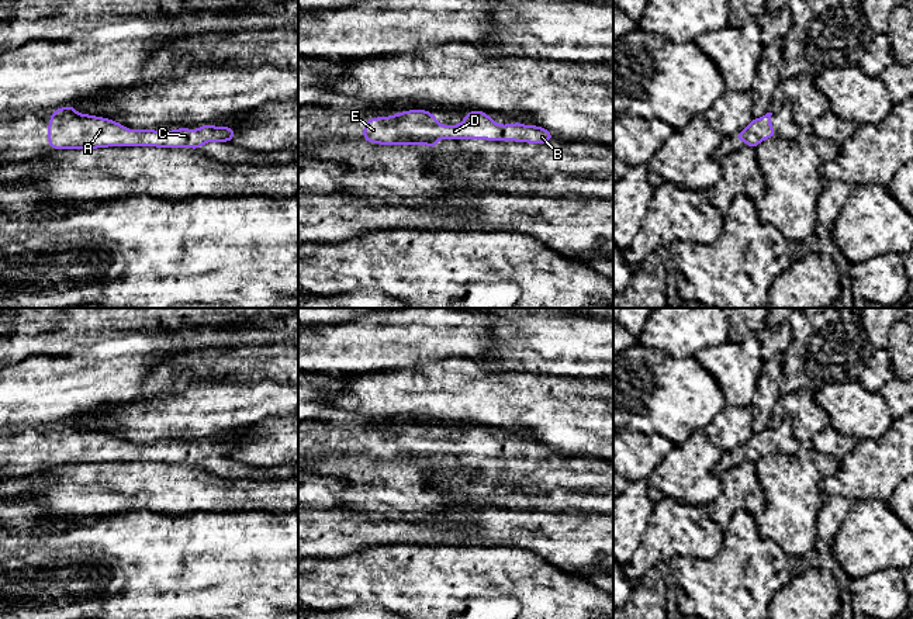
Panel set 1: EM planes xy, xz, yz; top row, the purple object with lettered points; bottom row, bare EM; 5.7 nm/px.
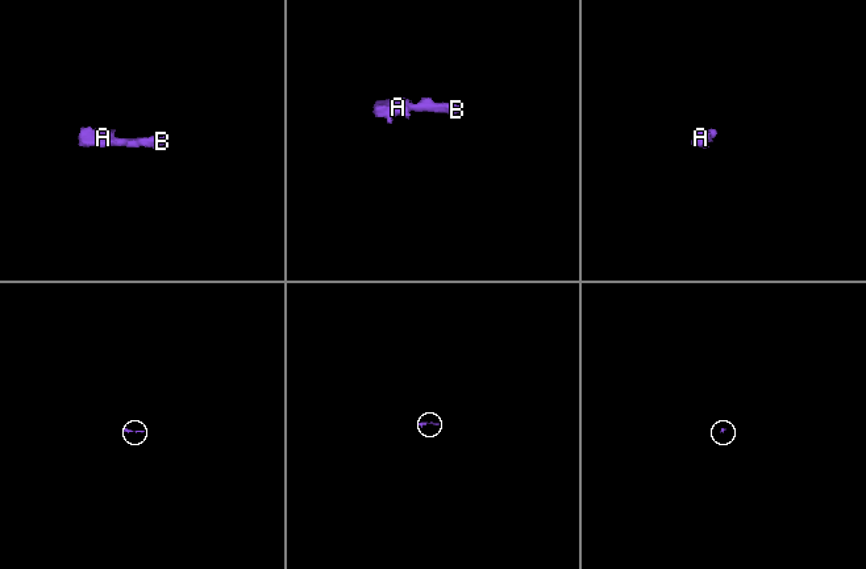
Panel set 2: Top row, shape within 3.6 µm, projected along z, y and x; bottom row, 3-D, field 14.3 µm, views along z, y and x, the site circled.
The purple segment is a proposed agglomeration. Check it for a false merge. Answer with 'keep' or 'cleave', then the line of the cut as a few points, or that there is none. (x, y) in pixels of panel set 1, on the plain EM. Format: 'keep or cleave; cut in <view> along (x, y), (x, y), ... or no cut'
keep; no cut

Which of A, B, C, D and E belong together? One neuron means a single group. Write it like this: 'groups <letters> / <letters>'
groups A B C D E

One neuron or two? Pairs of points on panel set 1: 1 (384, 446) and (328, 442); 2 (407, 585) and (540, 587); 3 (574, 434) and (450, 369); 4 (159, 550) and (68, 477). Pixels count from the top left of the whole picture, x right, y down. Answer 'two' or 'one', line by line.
1: one
2: one
3: one
4: two

